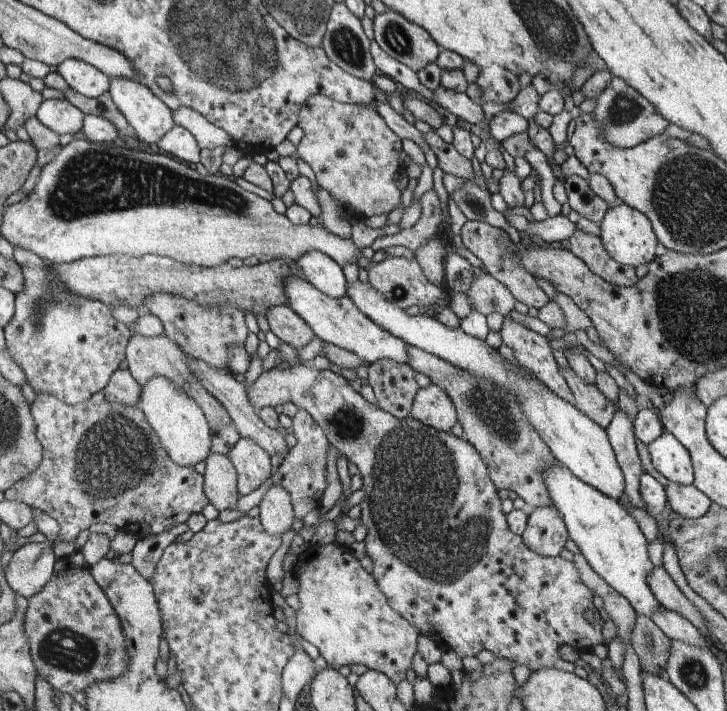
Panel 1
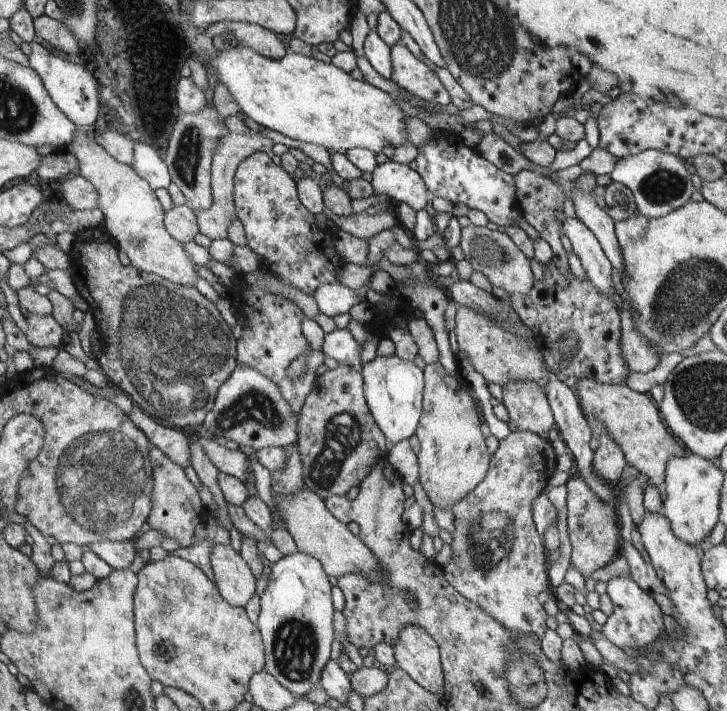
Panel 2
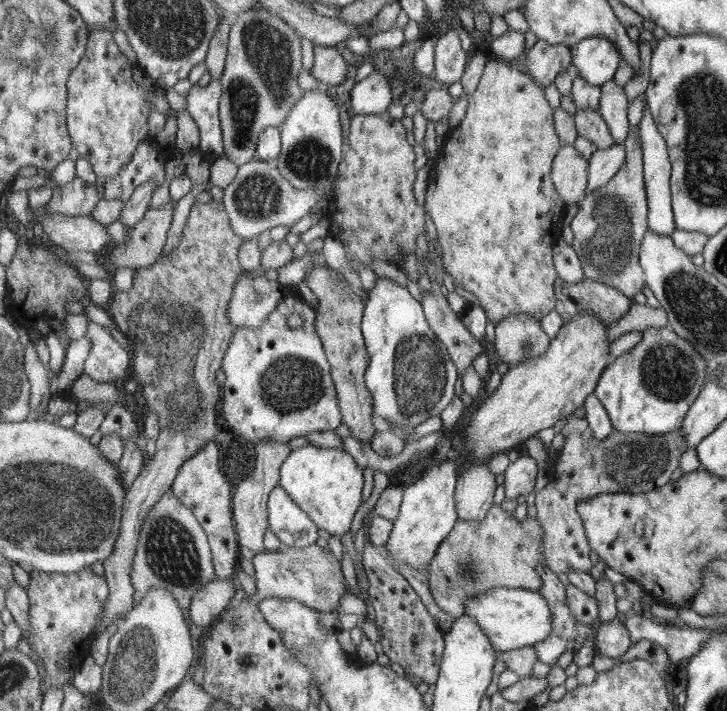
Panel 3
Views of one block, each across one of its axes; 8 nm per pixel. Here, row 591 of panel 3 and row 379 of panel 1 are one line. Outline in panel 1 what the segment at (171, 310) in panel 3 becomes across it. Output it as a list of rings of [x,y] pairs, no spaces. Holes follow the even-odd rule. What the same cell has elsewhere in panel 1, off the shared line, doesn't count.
[[[128,369],[120,370],[107,383],[104,394],[108,403],[137,407],[142,387]]]

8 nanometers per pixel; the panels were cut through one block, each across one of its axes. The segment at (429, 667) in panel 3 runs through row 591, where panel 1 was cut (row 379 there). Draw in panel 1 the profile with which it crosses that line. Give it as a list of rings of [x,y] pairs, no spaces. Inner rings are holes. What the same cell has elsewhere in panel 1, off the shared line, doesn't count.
[[[381,359],[368,366],[367,383],[376,394],[376,406],[398,419],[410,416],[414,396],[419,390],[416,372],[408,363],[396,363],[389,359]]]

